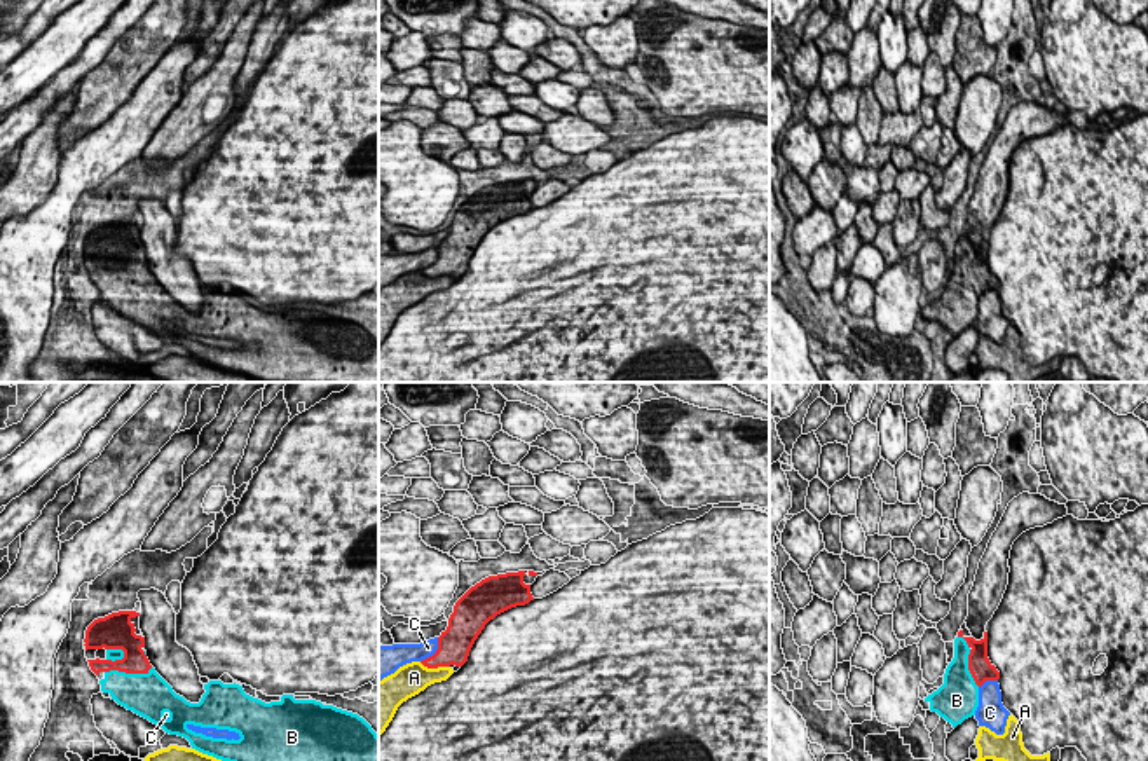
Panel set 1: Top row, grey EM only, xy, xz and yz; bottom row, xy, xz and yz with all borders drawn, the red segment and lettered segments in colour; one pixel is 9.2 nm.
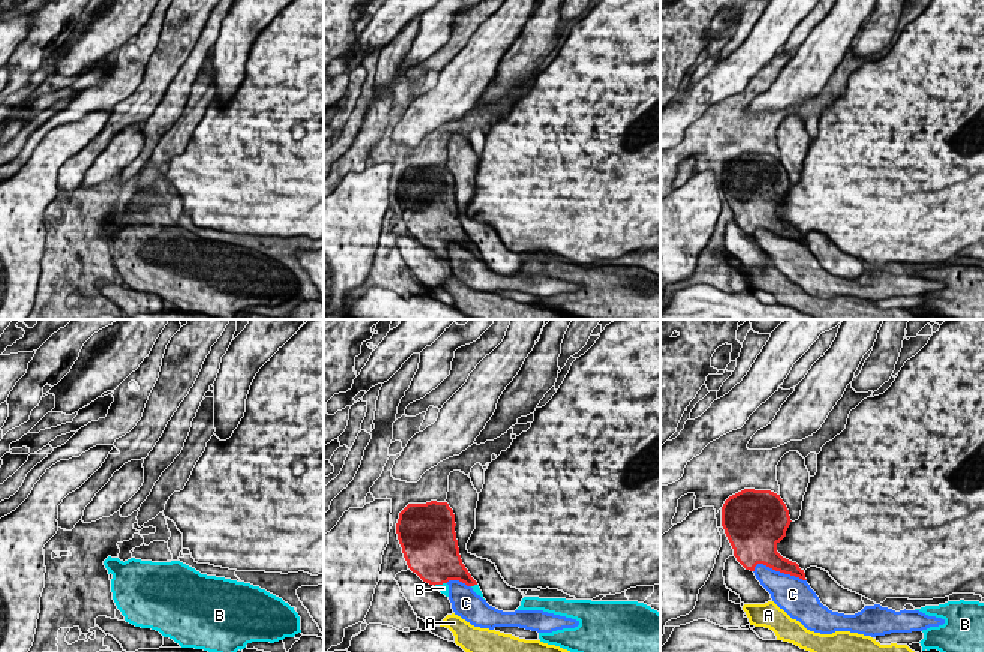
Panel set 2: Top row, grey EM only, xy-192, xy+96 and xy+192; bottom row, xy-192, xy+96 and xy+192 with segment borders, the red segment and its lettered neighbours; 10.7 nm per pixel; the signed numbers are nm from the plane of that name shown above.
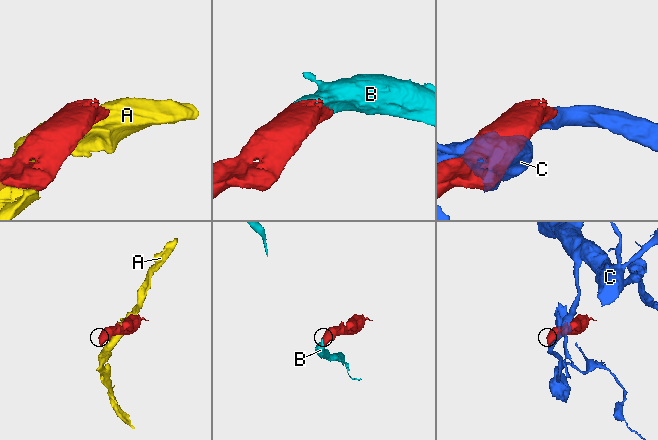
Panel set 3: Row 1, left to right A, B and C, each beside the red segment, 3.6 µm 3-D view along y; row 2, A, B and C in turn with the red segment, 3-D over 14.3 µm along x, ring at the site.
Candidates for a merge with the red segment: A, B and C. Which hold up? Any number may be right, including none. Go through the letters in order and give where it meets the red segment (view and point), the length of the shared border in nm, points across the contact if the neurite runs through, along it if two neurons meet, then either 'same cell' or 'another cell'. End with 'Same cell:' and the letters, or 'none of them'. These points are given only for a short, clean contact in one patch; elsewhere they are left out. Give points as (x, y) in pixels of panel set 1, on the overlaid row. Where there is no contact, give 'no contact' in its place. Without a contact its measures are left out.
A: xz (435, 667) | 300 nm | another cell
B: yz (969, 660) | 500 nm | same cell
C: xz (437, 651) | 300 nm | another cell
Same cell: B

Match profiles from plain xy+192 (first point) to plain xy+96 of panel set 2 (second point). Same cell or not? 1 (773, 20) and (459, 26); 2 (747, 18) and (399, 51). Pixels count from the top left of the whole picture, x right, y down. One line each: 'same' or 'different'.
1: different
2: same

